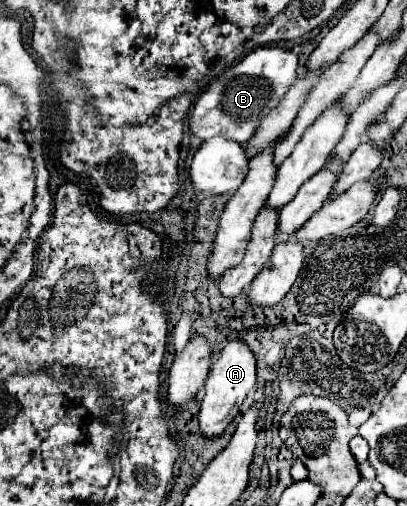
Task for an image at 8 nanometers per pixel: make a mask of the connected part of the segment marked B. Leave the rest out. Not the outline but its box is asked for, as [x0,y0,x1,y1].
[188,47,298,145]

